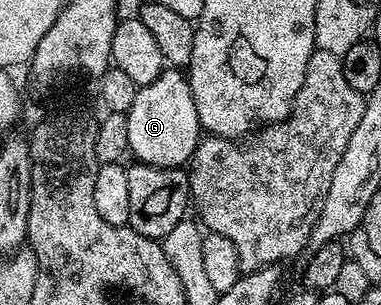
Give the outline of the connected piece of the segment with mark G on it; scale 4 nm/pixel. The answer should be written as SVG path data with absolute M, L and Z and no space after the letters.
M165 69L149 85L138 88L133 97L133 105L128 109L127 124L129 125L129 152L138 162L157 167L186 168L195 155L201 138L199 114L193 101L190 78L182 70Z

